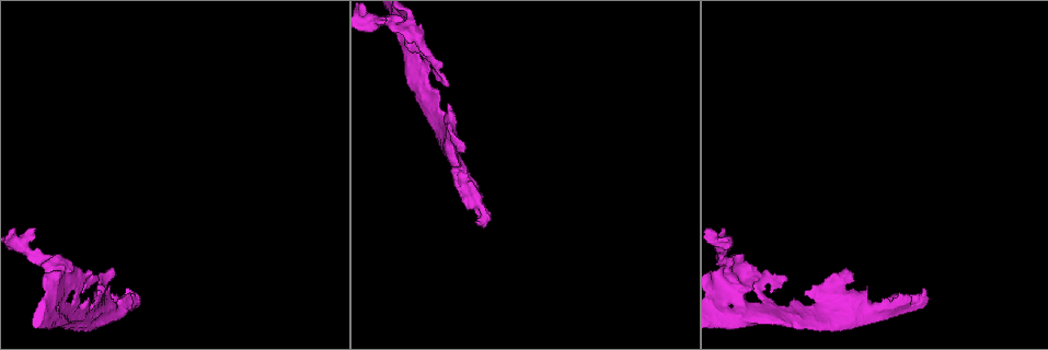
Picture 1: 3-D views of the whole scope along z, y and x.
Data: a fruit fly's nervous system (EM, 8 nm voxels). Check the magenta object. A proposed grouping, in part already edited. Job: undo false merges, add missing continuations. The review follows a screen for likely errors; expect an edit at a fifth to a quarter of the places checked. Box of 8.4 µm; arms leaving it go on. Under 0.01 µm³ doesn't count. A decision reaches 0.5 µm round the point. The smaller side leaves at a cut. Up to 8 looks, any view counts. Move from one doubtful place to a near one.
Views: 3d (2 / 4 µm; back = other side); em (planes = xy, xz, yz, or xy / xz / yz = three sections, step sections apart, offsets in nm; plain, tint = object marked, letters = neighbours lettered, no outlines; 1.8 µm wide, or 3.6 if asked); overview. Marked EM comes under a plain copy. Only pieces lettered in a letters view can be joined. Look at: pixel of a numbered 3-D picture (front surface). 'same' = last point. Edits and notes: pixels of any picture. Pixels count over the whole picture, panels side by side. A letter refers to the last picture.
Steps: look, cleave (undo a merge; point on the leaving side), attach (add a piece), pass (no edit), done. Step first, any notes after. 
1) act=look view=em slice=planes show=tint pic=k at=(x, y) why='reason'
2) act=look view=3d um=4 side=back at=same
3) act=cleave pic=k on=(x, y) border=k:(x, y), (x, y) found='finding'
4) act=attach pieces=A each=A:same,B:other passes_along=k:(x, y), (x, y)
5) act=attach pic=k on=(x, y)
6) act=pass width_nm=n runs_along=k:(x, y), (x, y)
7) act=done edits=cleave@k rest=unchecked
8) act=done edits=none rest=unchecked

act=look view=em slice=planes show=letters pic=1 at=(918, 303) why='calibre changes'

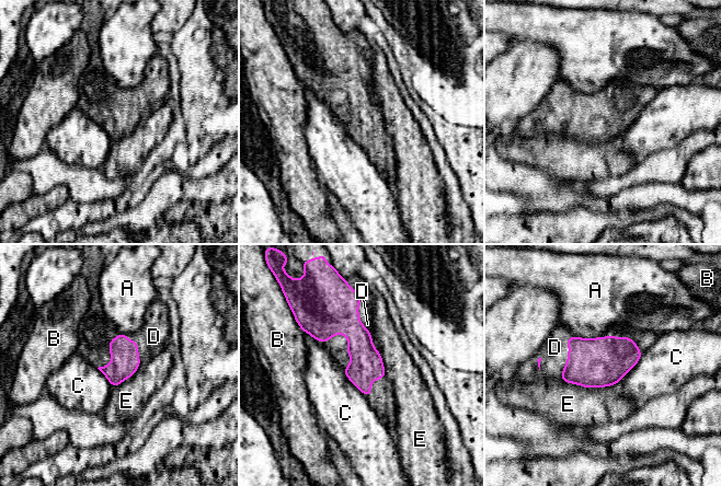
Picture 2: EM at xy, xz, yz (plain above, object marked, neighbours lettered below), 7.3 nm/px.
act=attach pieces=D width_nm=200 each=A:other,B:other,C:other,D:same,E:other passes_along=2:(601, 361), (568, 354), (554, 347) found='it goes on there'

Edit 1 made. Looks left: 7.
act=look view=3d um=4 pic=1 at=(112, 271) why='branch stops here'

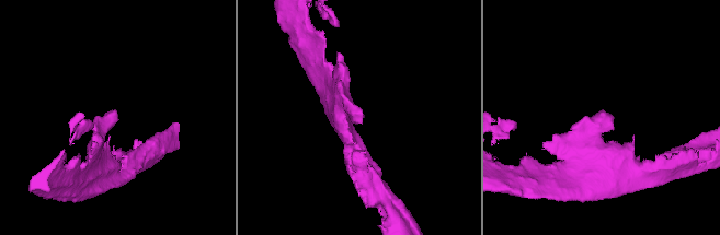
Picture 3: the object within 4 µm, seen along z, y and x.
act=look view=em slice=yz step=16 show=letters pic=3 at=(612, 118) why='need the tissue'

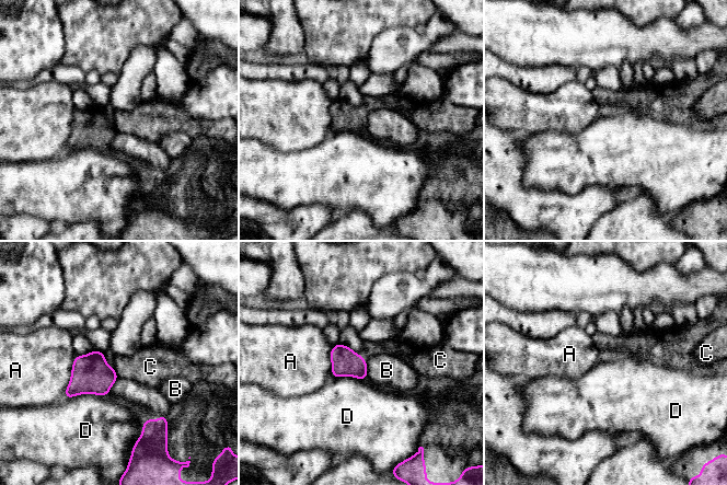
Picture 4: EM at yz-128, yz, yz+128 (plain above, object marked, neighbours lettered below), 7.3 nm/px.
act=look view=em slice=planes show=letters at=same why='another direction'

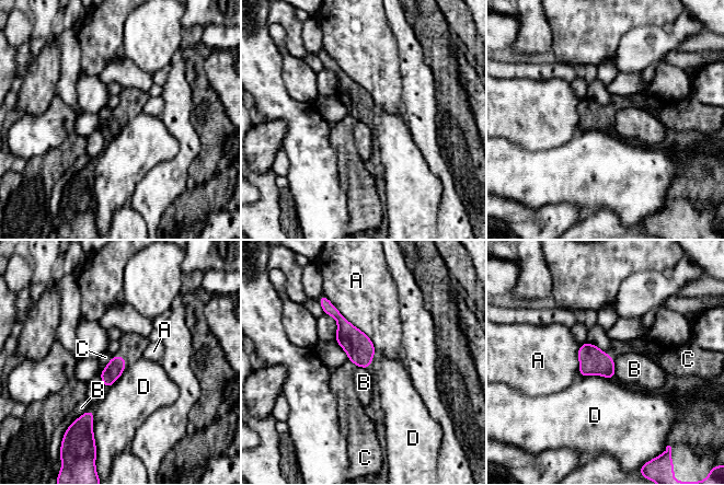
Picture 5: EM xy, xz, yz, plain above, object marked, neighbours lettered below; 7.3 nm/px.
act=pass each=A:other,B:other,C:other,D:other border=5:(613, 361), (613, 374), (616, 377) found='no lettered piece goes on from it'

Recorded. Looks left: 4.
act=look view=3d um=4 pic=1 at=(729, 277) why='thick turns thin'

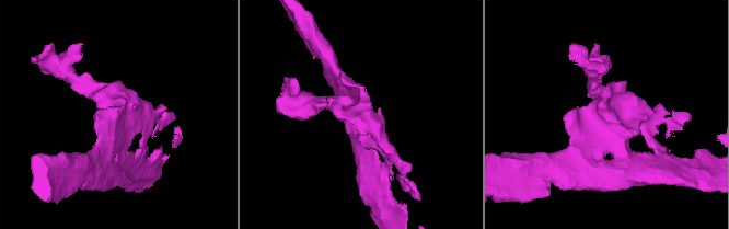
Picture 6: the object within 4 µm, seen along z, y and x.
act=look view=em slice=xz step=4 show=tint pic=6 at=(361, 112)

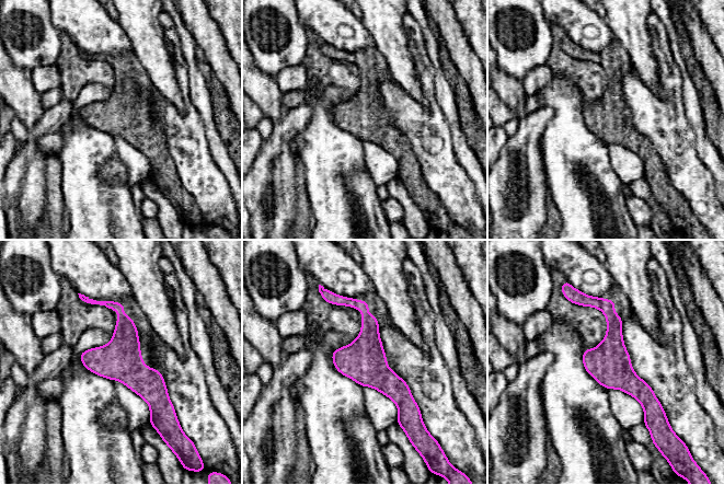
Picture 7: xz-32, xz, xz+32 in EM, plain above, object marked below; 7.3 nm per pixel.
act=look view=em slice=yz step=16 show=letters at=same why='cut it another way'

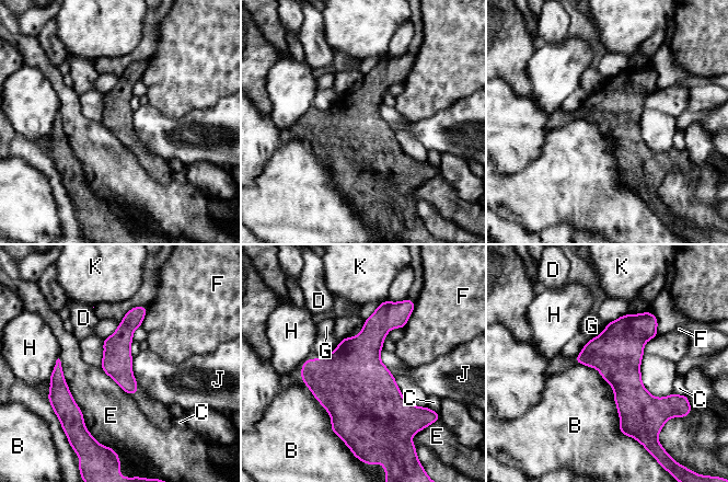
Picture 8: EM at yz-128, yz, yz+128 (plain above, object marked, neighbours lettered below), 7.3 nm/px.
act=pass width_nm=220 each=B:other,C:other,D:other,E:other,F:other,G:other,H:other,J:other,K:other runs_along=8:(143, 309), (123, 335), (130, 391) found='all the same neuron'

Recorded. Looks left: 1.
act=done edits=attach@2 rest=unchecked

